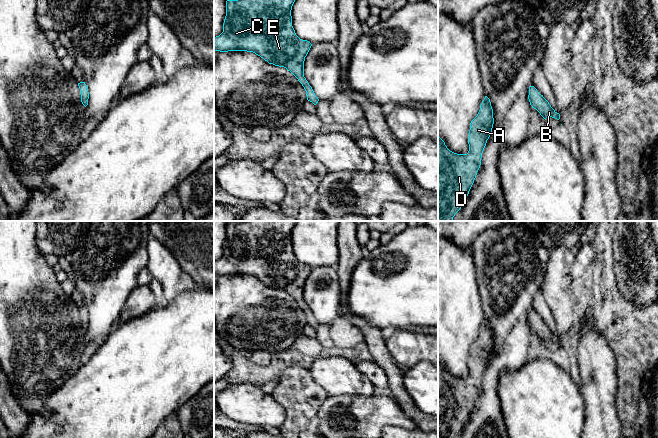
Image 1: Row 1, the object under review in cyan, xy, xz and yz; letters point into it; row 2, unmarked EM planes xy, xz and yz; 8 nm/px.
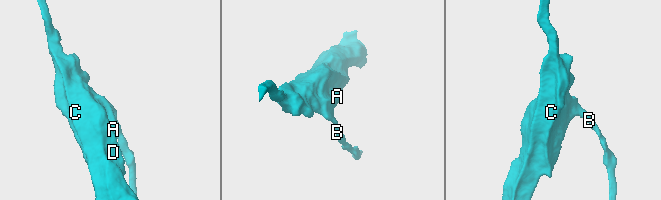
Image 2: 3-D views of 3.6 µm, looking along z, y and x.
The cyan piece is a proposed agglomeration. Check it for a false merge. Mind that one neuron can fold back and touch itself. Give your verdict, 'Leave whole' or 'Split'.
Leave whole

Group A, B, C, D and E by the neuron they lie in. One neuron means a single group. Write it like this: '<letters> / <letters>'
A B C D E

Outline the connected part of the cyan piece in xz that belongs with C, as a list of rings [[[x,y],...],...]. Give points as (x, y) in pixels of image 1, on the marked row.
[[[227,0],[223,32],[214,38],[214,50],[253,52],[269,64],[284,67],[302,84],[307,100],[319,101],[304,77],[304,61],[312,44],[300,39],[292,26],[291,10],[295,0]]]

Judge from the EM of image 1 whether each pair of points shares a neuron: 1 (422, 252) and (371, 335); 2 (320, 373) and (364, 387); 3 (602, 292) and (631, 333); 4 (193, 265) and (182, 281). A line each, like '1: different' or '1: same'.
1: different
2: same
3: same
4: different

